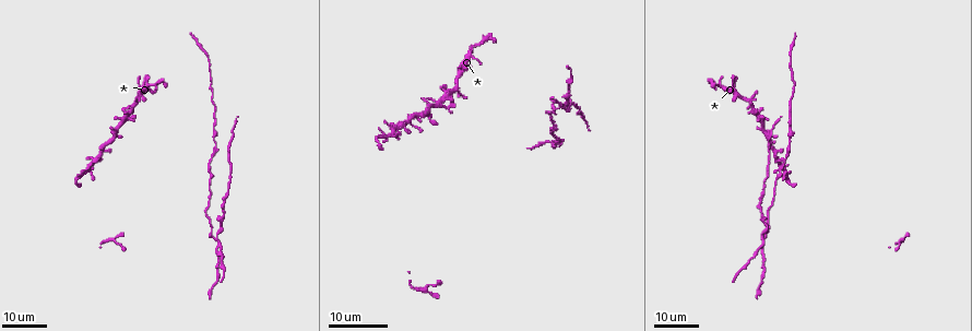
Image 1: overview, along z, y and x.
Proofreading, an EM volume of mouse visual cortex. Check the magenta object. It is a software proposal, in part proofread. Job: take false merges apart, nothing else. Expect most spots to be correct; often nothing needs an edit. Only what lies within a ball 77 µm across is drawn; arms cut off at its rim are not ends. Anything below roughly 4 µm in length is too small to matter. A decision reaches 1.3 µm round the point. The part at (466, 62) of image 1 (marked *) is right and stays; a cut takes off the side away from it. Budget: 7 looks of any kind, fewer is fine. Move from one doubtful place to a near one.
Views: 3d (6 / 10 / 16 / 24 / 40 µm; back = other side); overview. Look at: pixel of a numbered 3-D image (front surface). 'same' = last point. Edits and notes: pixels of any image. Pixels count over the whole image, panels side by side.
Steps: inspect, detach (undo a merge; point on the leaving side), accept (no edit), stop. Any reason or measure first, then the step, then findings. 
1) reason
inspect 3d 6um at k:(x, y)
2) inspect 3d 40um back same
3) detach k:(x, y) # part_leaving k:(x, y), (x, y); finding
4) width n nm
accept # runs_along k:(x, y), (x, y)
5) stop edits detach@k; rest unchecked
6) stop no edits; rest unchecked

four-way junction
inspect 3d 16um at 1:(749, 102)

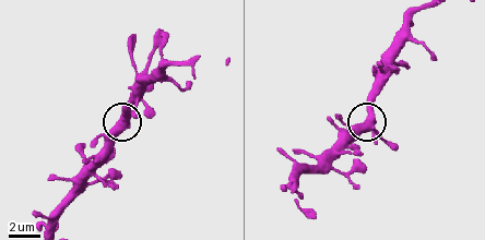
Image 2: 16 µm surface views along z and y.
zoom in
inspect 3d 10um at 2:(371, 125)

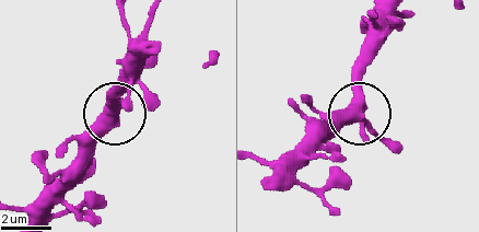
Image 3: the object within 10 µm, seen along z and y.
width 420 nm
accept # runs_along 3:(396, 12), (364, 62), (362, 111), (308, 119); all the same cell

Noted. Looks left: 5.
sudden change in width
inspect 3d 24um at 1:(764, 194)

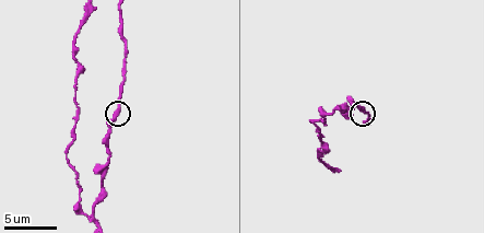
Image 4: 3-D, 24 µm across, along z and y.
zoom in
inspect 3d 10um at 4:(364, 111)

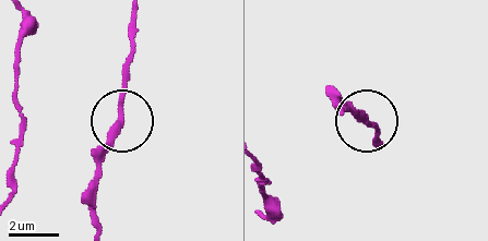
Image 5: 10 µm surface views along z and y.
inspect 3d 10um back at 5:(117, 122)

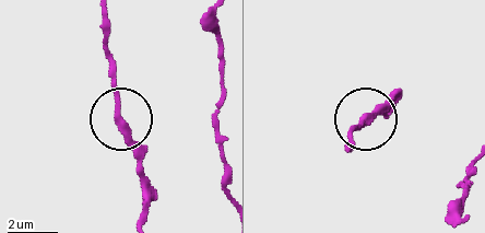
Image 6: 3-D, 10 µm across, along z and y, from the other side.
accept # one cell here

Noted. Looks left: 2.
thick turns thin
inspect 3d 10um at 4:(104, 163)

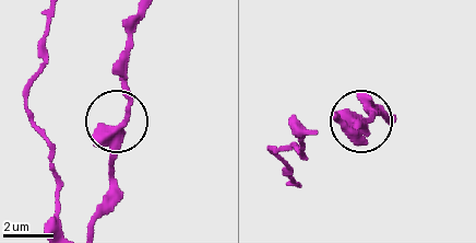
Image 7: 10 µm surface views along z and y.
accept # runs_along 7:(90, 221), (108, 184), (115, 134), (127, 108), (127, 67); all the same cell

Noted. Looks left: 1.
stop no edits; rest unchecked

